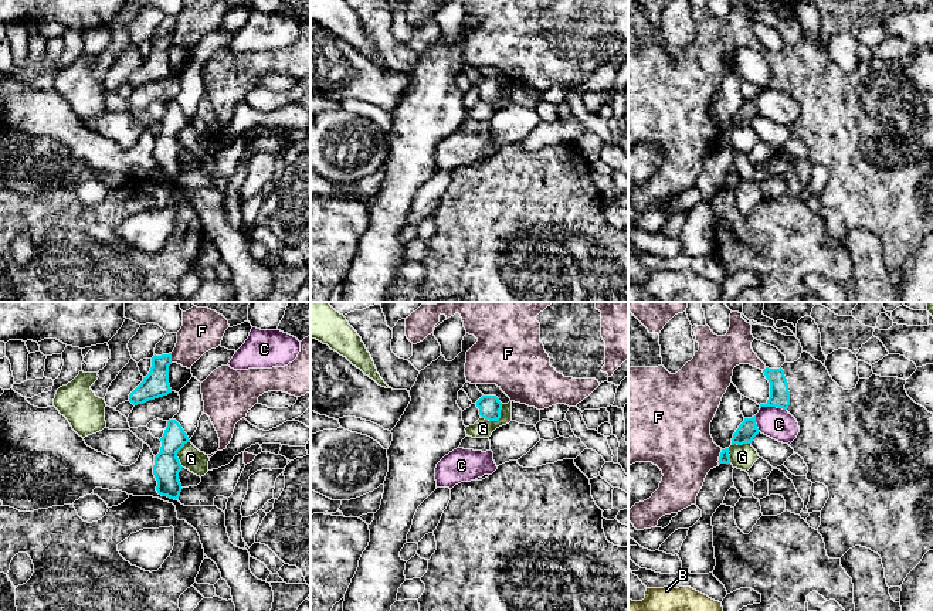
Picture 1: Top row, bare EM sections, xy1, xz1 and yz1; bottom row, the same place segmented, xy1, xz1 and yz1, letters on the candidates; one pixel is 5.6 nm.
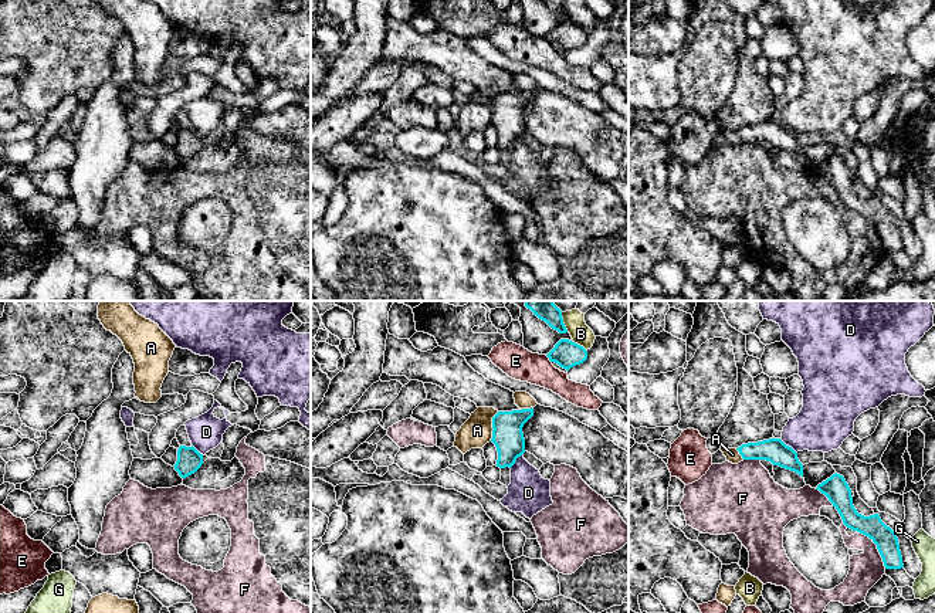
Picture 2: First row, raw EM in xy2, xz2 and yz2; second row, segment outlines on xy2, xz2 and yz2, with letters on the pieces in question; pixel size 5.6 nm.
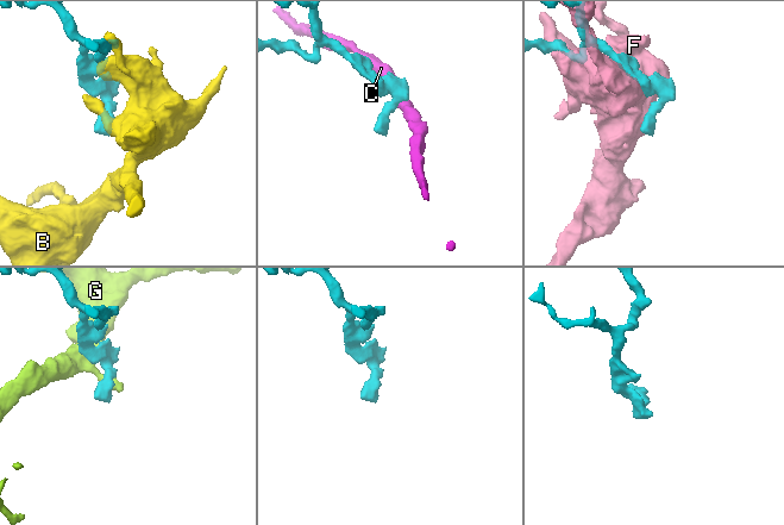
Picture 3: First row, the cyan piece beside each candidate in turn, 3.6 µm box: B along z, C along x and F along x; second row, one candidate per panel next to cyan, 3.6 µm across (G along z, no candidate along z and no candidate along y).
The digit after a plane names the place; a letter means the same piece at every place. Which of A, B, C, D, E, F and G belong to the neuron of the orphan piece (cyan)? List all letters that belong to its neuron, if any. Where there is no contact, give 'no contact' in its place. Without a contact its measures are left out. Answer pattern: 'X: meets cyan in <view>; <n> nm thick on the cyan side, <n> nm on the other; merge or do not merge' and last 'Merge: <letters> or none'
A: meets cyan in xz2; 170 nm thick on the cyan side, 170 nm on the other; do not merge
B: meets cyan in xz2; 160 nm thick on the cyan side, 120 nm on the other; do not merge
C: meets cyan in yz1; 110 nm thick on the cyan side, 180 nm on the other; do not merge
D: meets cyan in yz2; 140 nm thick on the cyan side, 300 nm on the other; do not merge
E: meets cyan in xz2; 160 nm thick on the cyan side, 180 nm on the other; do not merge
F: meets cyan in yz2; 130 nm thick on the cyan side, 190 nm on the other; do not merge
G: meets cyan in xz1; 130 nm thick on the cyan side, 110 nm on the other; do not merge
Merge: none

